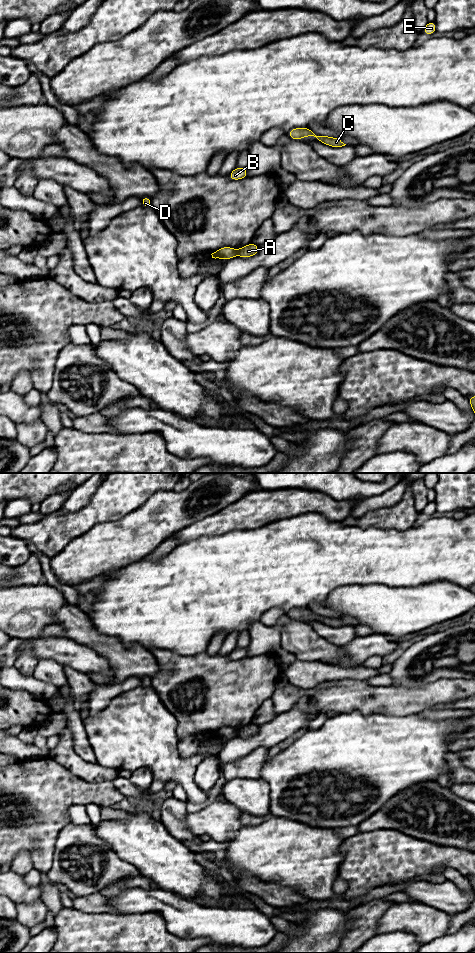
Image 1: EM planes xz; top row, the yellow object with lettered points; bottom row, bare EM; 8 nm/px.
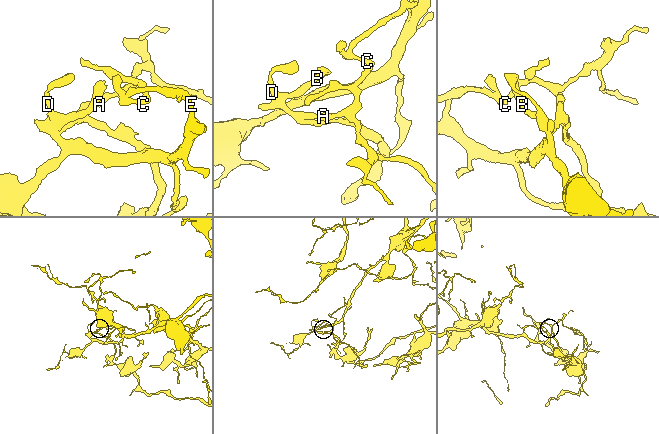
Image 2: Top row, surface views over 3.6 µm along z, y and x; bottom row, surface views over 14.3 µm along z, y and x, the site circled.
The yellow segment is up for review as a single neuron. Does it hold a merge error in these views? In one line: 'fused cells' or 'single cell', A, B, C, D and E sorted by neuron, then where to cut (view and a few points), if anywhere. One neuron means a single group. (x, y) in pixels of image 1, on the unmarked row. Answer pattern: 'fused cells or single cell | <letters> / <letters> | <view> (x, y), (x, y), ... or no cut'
fused cells | A C D E / B | xz (236, 730), (237, 734)

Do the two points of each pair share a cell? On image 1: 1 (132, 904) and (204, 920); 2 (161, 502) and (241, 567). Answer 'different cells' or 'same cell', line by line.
1: same cell
2: different cells

